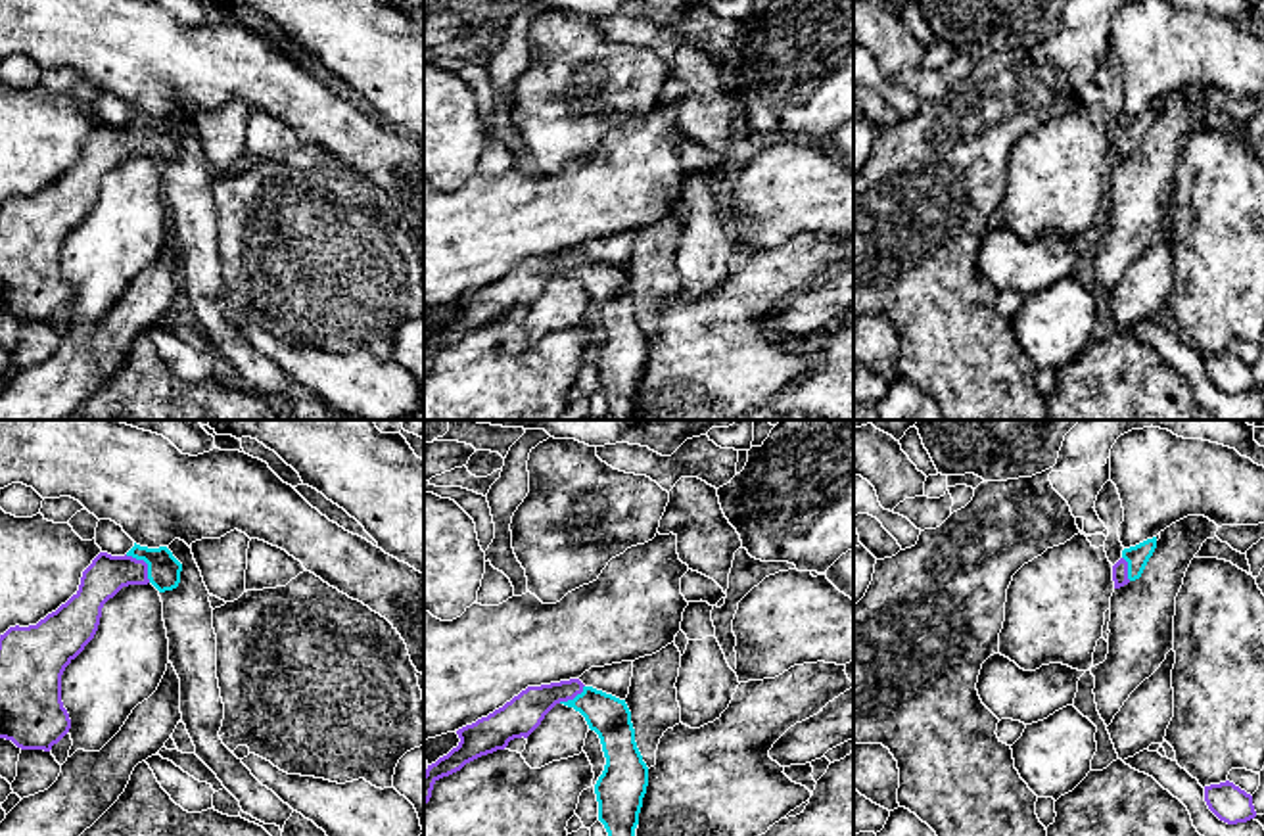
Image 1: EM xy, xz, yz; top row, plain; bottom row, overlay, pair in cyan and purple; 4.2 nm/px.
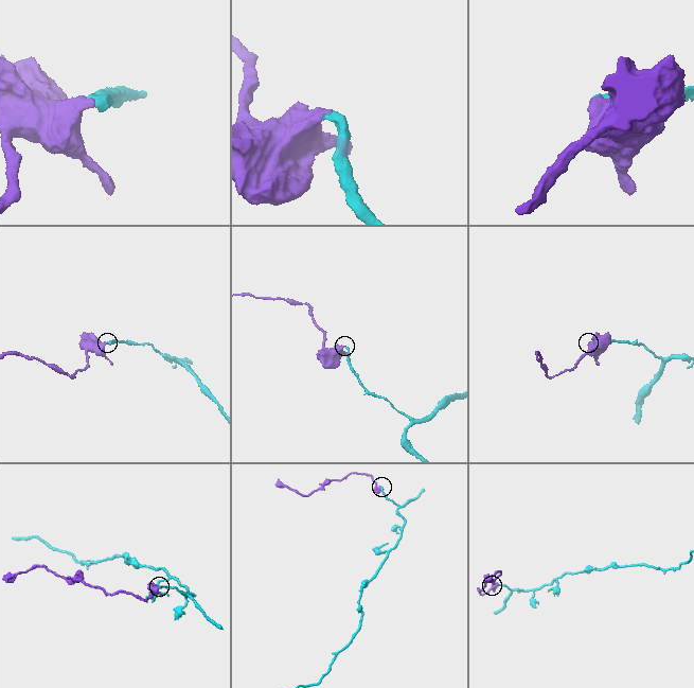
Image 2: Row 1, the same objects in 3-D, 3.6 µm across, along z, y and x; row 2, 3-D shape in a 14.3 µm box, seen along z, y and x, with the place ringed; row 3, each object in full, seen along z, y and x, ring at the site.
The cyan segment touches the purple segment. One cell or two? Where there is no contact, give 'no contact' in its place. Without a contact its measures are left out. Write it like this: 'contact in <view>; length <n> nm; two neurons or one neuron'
contact in xy; length 160 nm; one neuron

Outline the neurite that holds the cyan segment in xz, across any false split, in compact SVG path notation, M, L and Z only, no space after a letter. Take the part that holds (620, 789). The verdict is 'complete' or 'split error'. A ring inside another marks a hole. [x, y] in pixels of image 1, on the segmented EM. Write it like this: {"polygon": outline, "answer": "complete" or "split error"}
{"polygon": "M579 679L527 686L487 717L458 729L458 746L424 773L424 805L439 778L481 755L504 750L514 738L527 738L556 704L579 711L600 738L606 765L595 784L598 821L608 836L635 836L648 767L635 742L631 711L625 700L585 686Z", "answer": "split error"}

